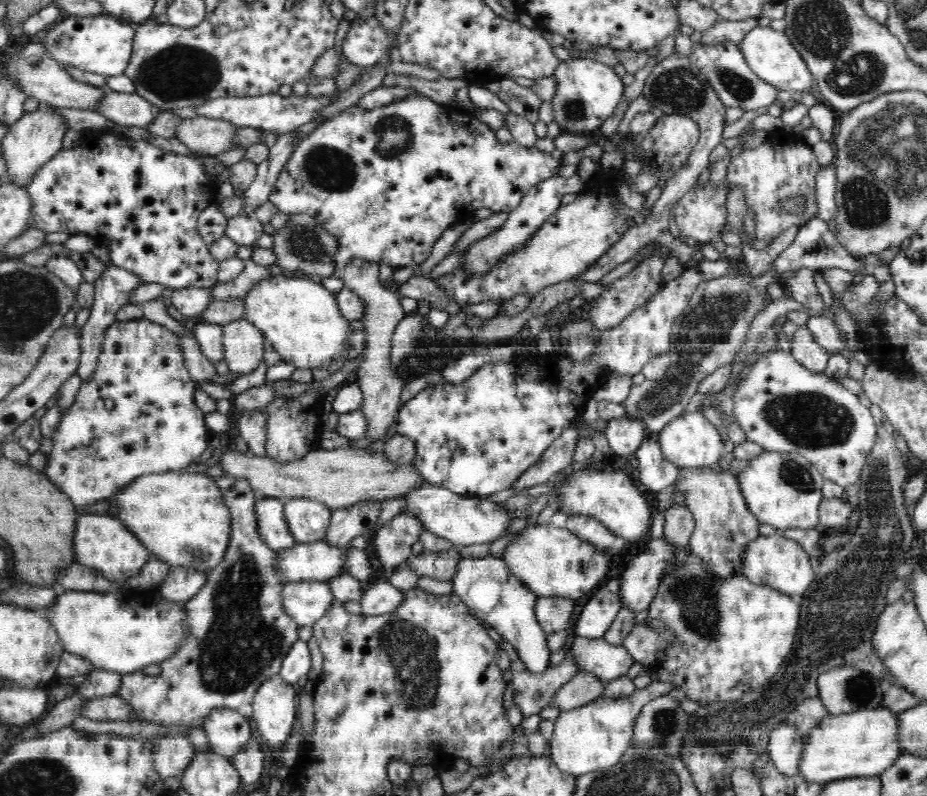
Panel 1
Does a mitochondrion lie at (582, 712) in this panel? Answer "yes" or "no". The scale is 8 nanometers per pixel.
no

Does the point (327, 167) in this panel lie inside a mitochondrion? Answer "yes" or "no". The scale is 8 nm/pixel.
yes

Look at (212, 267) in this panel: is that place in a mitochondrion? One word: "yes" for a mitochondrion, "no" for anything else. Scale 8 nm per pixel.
no

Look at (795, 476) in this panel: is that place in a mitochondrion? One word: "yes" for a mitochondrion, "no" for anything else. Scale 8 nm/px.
yes

